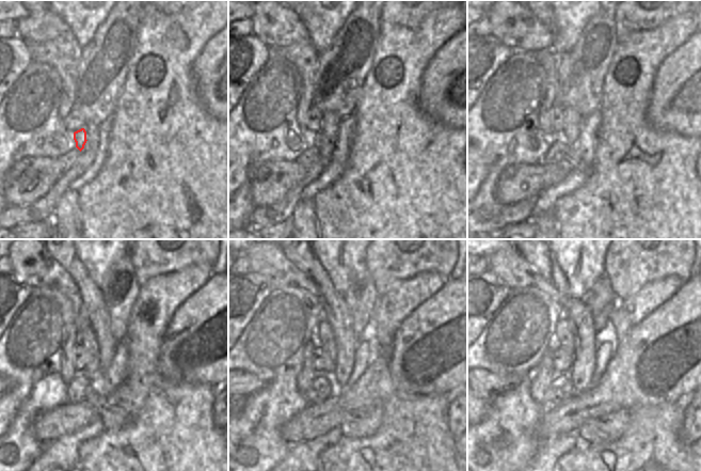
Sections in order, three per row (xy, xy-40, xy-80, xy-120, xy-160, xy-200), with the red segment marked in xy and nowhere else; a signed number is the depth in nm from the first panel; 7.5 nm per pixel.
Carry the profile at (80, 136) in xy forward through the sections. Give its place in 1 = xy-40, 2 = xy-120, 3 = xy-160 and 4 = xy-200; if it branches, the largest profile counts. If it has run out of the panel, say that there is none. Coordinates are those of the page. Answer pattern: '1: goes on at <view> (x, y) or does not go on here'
1: goes on at xy-40 (325, 147)
2: goes on at xy-120 (113, 417)
3: goes on at xy-160 (362, 423)
4: goes on at xy-200 (608, 427)

